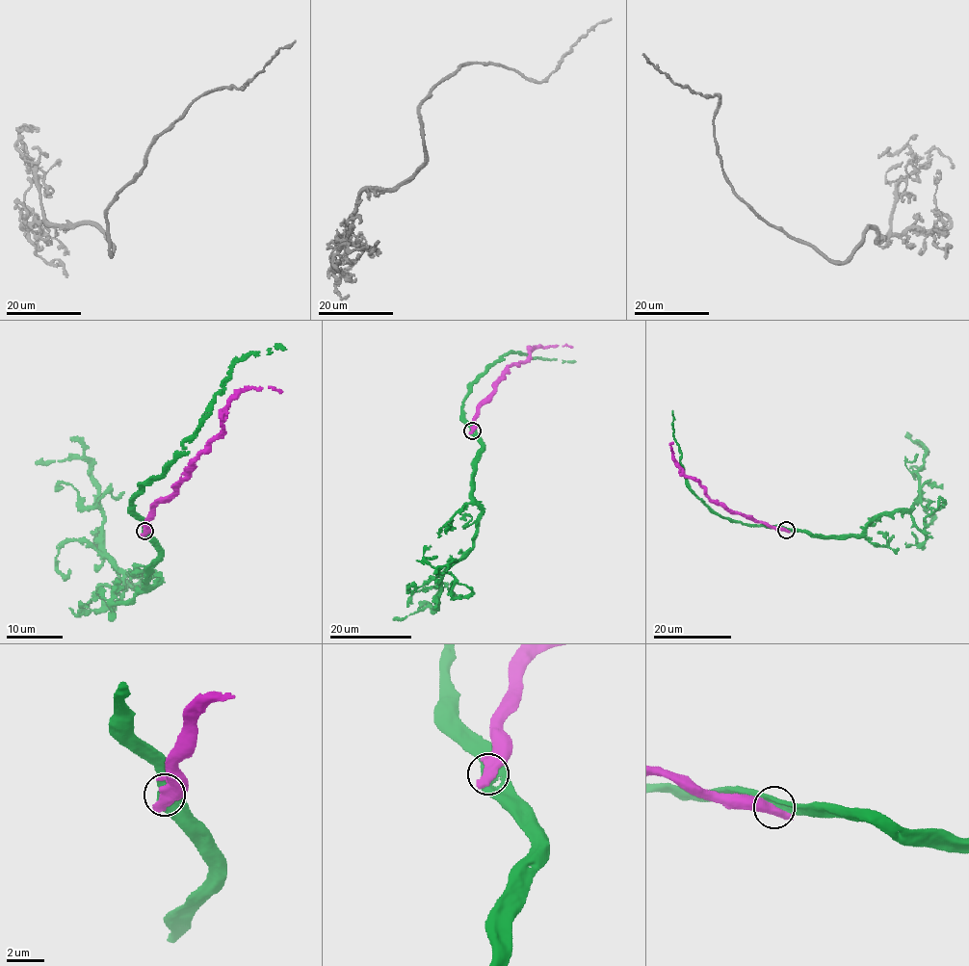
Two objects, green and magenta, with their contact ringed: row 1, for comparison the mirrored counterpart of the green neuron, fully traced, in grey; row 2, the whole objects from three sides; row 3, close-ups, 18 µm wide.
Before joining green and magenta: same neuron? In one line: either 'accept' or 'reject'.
reject

